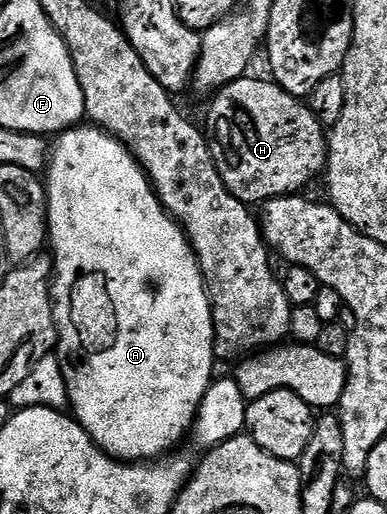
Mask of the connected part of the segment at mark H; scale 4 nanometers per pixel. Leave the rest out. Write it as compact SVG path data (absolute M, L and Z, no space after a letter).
M246 74L240 80L231 82L227 87L221 89L208 101L209 113L205 116L204 131L207 133L208 139L211 141L209 149L213 155L215 166L219 170L219 174L223 178L223 182L227 186L227 190L235 198L239 198L242 202L250 206L264 205L265 201L273 200L277 196L288 196L290 194L300 193L305 187L316 178L317 175L324 173L327 168L327 157L329 155L329 145L327 143L327 130L315 118L315 114L311 114L308 103L304 99L292 96L290 92L284 92L280 86L272 79L252 80L252 75Z

